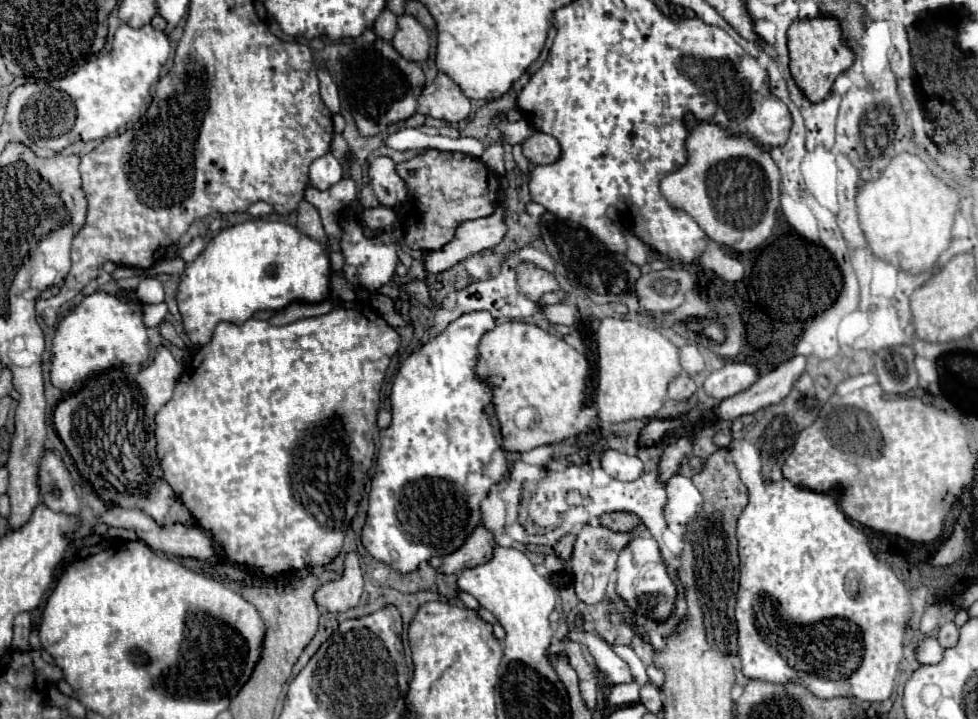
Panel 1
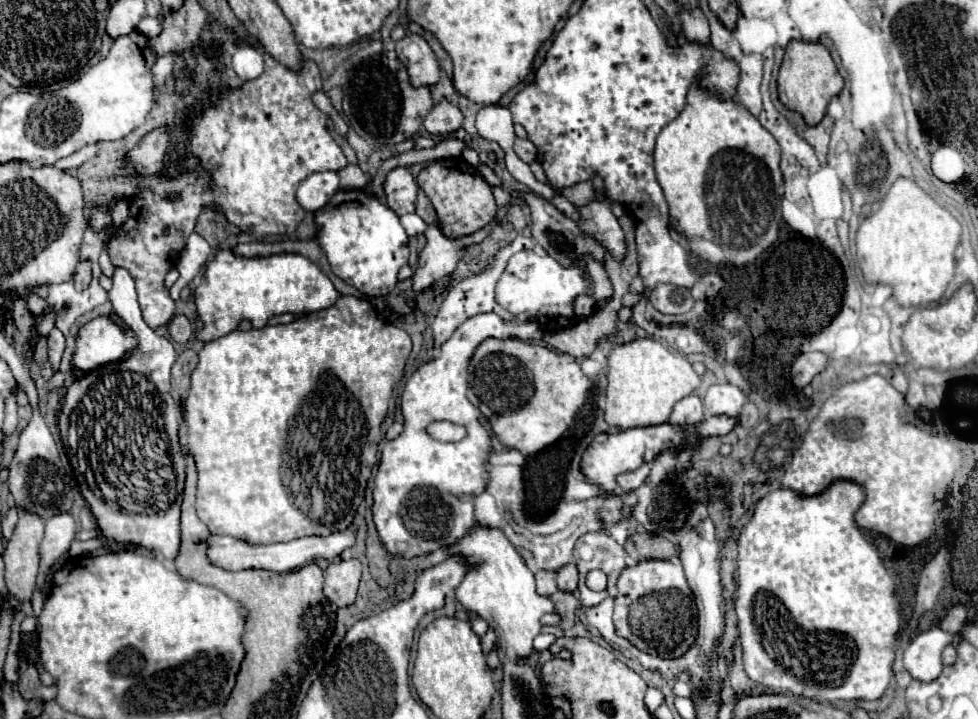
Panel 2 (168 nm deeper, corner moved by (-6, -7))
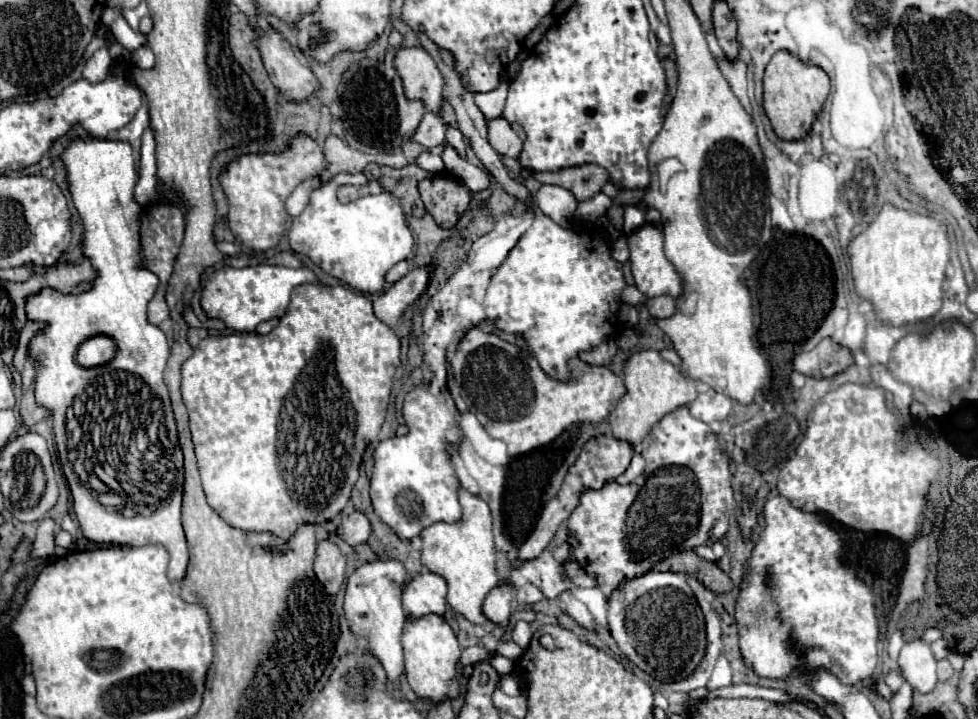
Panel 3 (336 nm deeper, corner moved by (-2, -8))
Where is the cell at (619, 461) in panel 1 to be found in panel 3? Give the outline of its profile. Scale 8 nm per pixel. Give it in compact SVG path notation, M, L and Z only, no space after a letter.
M635 453L633 459L631 459L631 463L629 463L629 467L625 469L625 473L621 473L621 475L617 477L617 483L627 485L627 483L635 481L635 479L643 473L643 469L645 469L645 459L643 459L641 453Z

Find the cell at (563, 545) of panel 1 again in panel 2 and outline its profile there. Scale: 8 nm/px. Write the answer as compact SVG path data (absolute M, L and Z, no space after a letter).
M565 564L557 572L557 584L559 584L559 590L563 592L575 592L577 590L577 566Z

